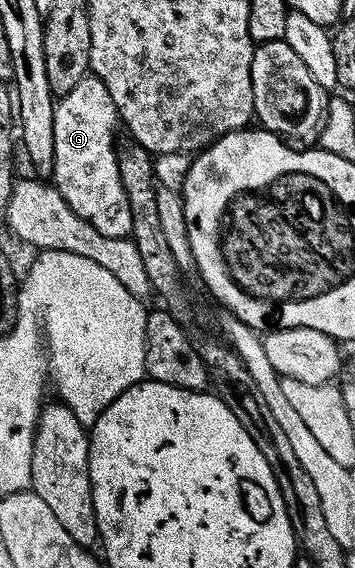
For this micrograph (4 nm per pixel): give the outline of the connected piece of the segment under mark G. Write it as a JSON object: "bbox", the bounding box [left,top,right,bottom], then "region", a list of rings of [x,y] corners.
{"bbox":[52,74,132,238],"region":[[[88,74],[68,90],[55,103],[55,160],[52,183],[57,188],[64,202],[84,222],[90,222],[108,238],[129,237],[132,230],[132,210],[128,206],[128,198],[124,194],[124,186],[120,182],[120,170],[118,169],[118,153],[116,151],[116,135],[114,127],[119,127],[118,111],[100,78]]]}

